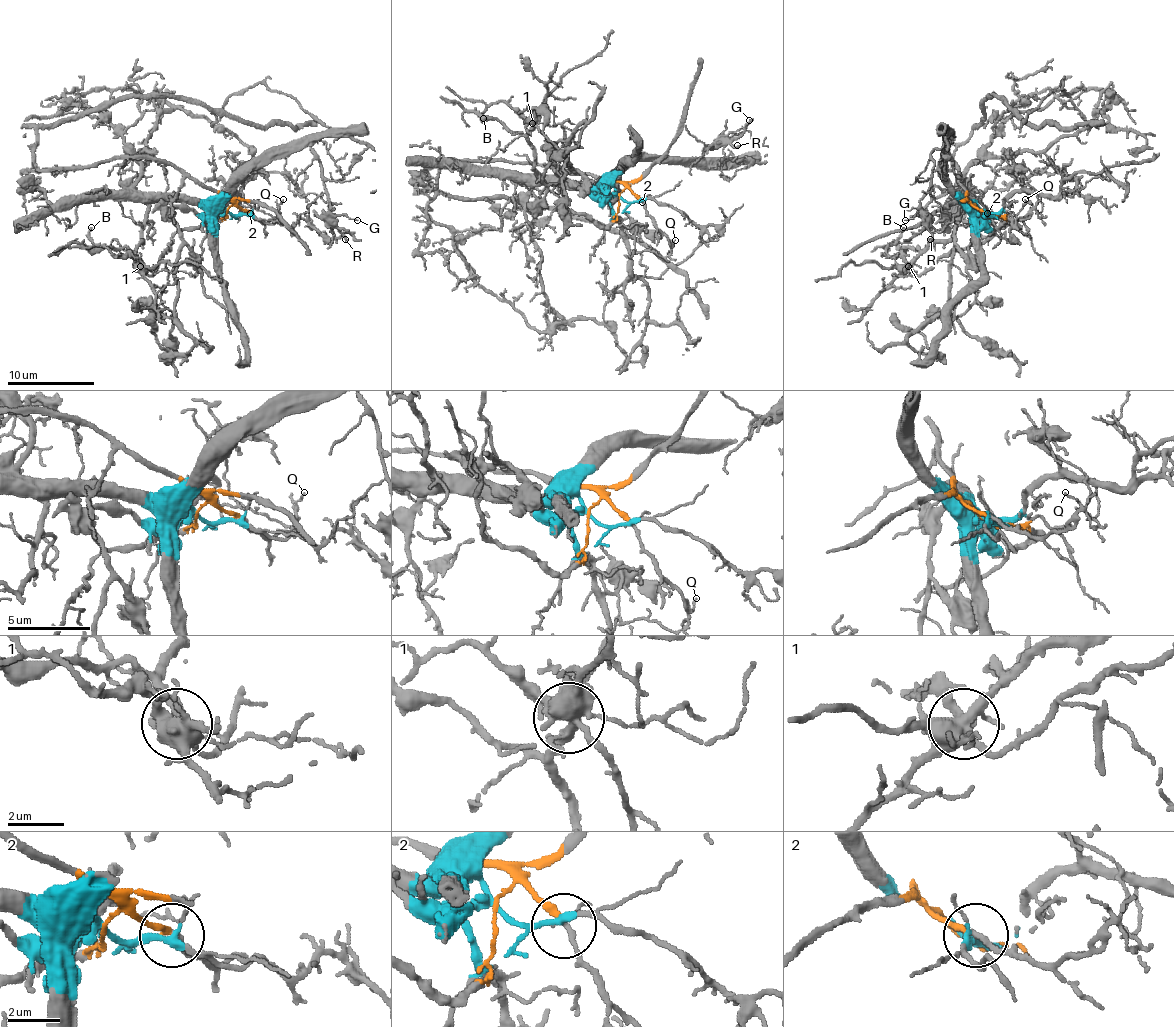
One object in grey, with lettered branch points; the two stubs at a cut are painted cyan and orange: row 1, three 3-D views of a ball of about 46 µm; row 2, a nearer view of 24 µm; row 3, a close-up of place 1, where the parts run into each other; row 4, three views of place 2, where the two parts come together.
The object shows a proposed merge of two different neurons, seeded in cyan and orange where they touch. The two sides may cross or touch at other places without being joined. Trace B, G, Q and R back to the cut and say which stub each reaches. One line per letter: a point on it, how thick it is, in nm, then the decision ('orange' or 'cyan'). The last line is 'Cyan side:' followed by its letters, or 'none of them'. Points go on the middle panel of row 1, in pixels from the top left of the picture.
B: place (483, 118); calibre 120 nm; orange
G: place (749, 120); calibre 110 nm; cyan
Q: place (675, 240); calibre 100 nm; orange
R: place (737, 145); calibre 160 nm; cyan
Cyan side: G, R

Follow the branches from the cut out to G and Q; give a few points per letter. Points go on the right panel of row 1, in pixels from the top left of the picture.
G: (980, 210), (965, 201), (945, 177), (943, 147), (932, 153), (932, 184), (919, 201), (919, 212), (904, 220)
Q: (980, 210), (973, 205), (1016, 223), (1032, 207), (1025, 199)

